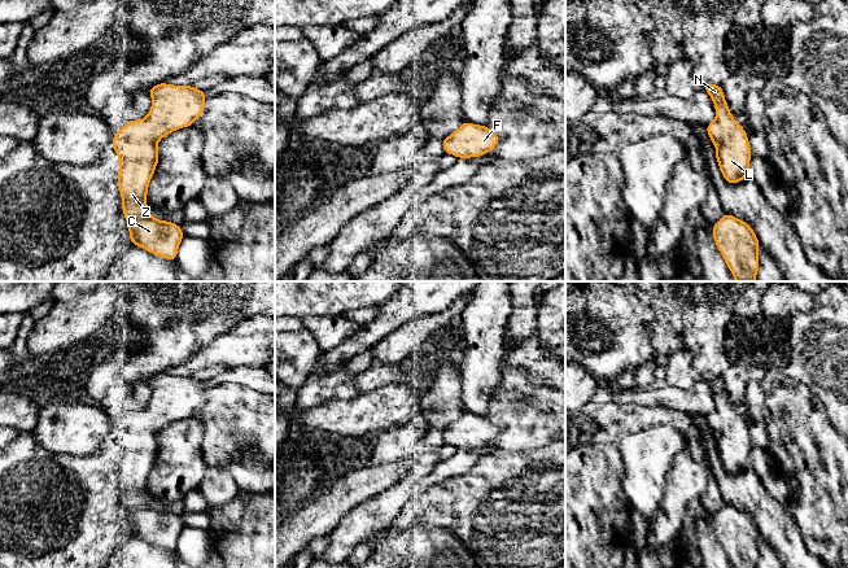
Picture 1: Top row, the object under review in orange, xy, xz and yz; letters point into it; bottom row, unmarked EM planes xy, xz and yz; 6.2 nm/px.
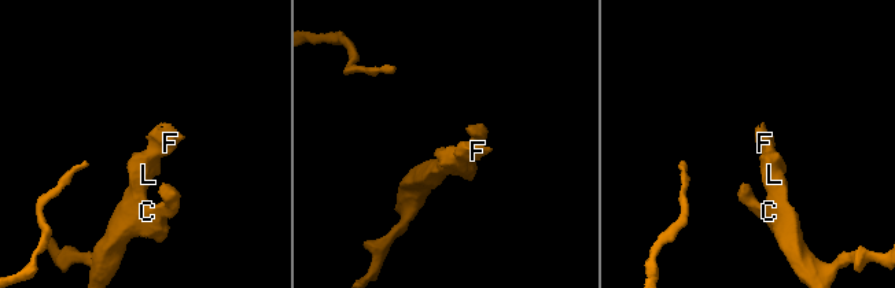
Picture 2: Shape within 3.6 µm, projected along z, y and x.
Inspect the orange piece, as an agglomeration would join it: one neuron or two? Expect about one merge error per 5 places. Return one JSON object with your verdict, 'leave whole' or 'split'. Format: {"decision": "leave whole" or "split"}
{"decision": "leave whole"}

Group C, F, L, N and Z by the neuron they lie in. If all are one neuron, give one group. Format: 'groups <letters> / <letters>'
groups C F L N Z

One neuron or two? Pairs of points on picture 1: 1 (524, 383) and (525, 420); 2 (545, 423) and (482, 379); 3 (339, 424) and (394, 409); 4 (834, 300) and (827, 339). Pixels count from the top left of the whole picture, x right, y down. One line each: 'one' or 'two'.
1: one
2: two
3: one
4: one

